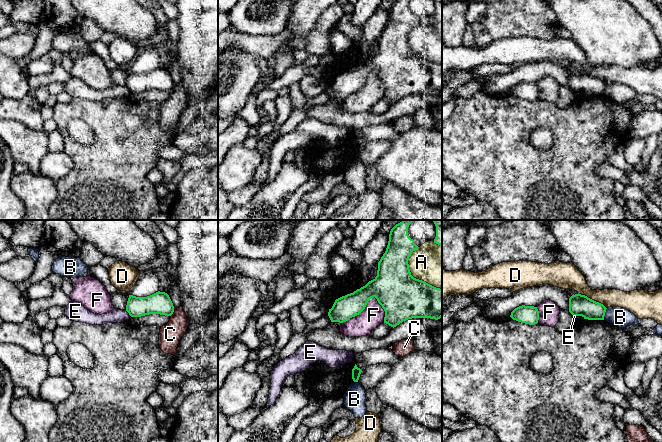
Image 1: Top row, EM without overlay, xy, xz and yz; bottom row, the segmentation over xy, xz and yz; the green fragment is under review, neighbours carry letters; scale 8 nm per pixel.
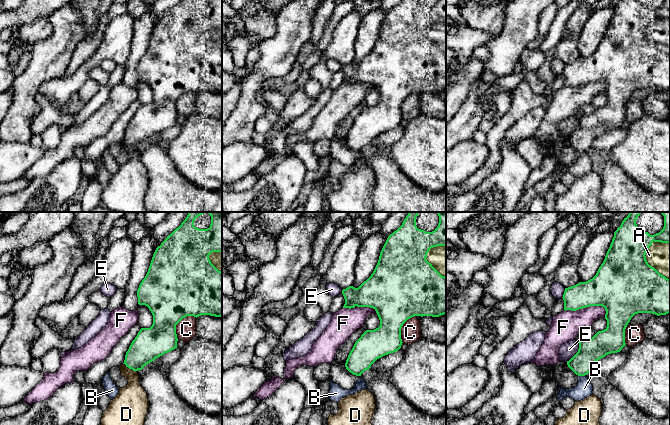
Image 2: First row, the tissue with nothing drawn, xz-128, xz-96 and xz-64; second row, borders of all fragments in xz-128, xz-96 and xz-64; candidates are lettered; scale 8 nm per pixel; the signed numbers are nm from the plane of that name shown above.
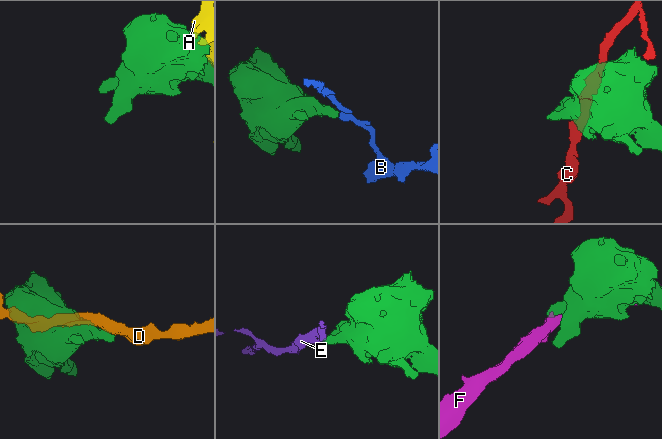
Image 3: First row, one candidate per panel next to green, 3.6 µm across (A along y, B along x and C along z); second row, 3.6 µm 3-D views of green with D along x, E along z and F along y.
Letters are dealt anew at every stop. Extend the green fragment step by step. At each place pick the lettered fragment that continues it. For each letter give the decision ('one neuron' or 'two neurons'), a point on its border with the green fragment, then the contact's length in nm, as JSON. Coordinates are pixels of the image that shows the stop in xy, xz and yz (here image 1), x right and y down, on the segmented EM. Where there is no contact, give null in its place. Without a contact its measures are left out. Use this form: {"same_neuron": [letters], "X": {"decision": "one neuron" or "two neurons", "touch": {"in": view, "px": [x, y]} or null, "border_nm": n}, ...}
{"same_neuron": [], "A": {"decision": "two neurons", "touch": {"in": "xz", "px": [413, 277]}, "border_nm": 400}, "B": {"decision": "two neurons", "touch": {"in": "yz", "px": [604, 314]}, "border_nm": 100}, "C": {"decision": "two neurons", "touch": {"in": "xy", "px": [173, 311]}, "border_nm": 50}, "D": {"decision": "two neurons", "touch": {"in": "yz", "px": [591, 299]}, "border_nm": 260}, "E": {"decision": "two neurons", "touch": {"in": "xy", "px": [128, 312]}, "border_nm": 80}, "F": {"decision": "two neurons", "touch": {"in": "xz", "px": [365, 306]}, "border_nm": 380}}

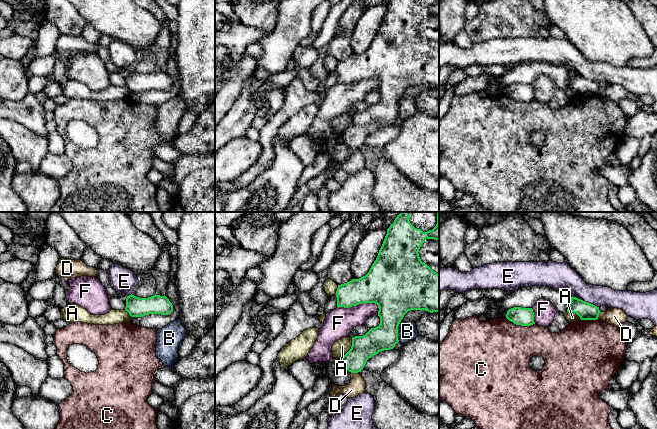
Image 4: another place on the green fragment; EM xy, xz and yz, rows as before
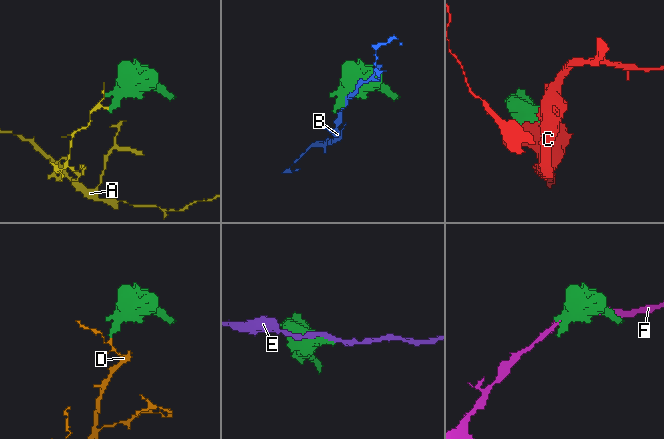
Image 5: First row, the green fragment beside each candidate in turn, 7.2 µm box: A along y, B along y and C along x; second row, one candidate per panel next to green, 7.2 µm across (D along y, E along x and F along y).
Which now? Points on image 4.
{"same_neuron": [], "A": {"decision": "two neurons", "touch": {"in": "xz", "px": [350, 349]}, "border_nm": 200}, "B": {"decision": "two neurons", "touch": {"in": "xz", "px": [397, 332]}, "border_nm": 150}, "C": {"decision": "two neurons", "touch": {"in": "yz", "px": [520, 324]}, "border_nm": 240}, "D": {"decision": "two neurons", "touch": {"in": "xz", "px": [354, 372]}, "border_nm": 70}, "E": {"decision": "two neurons", "touch": {"in": "yz", "px": [584, 301]}, "border_nm": 240}, "F": {"decision": "two neurons", "touch": {"in": "xz", "px": [360, 303]}, "border_nm": 340}}

